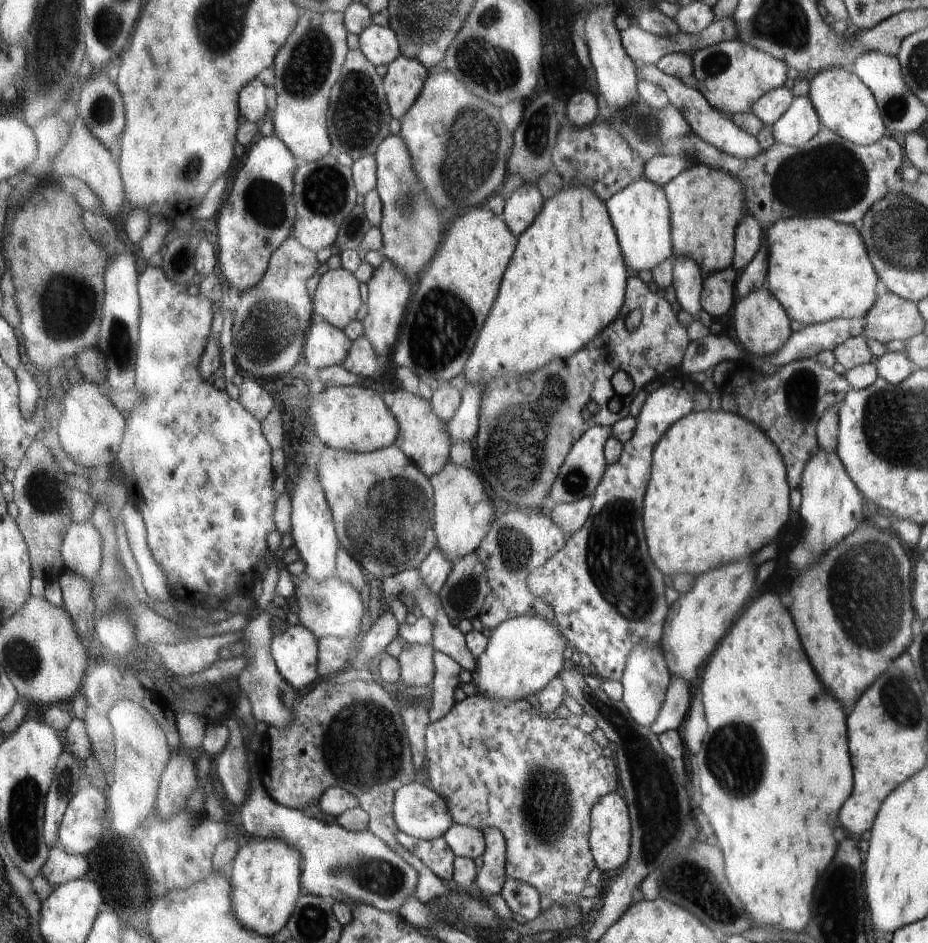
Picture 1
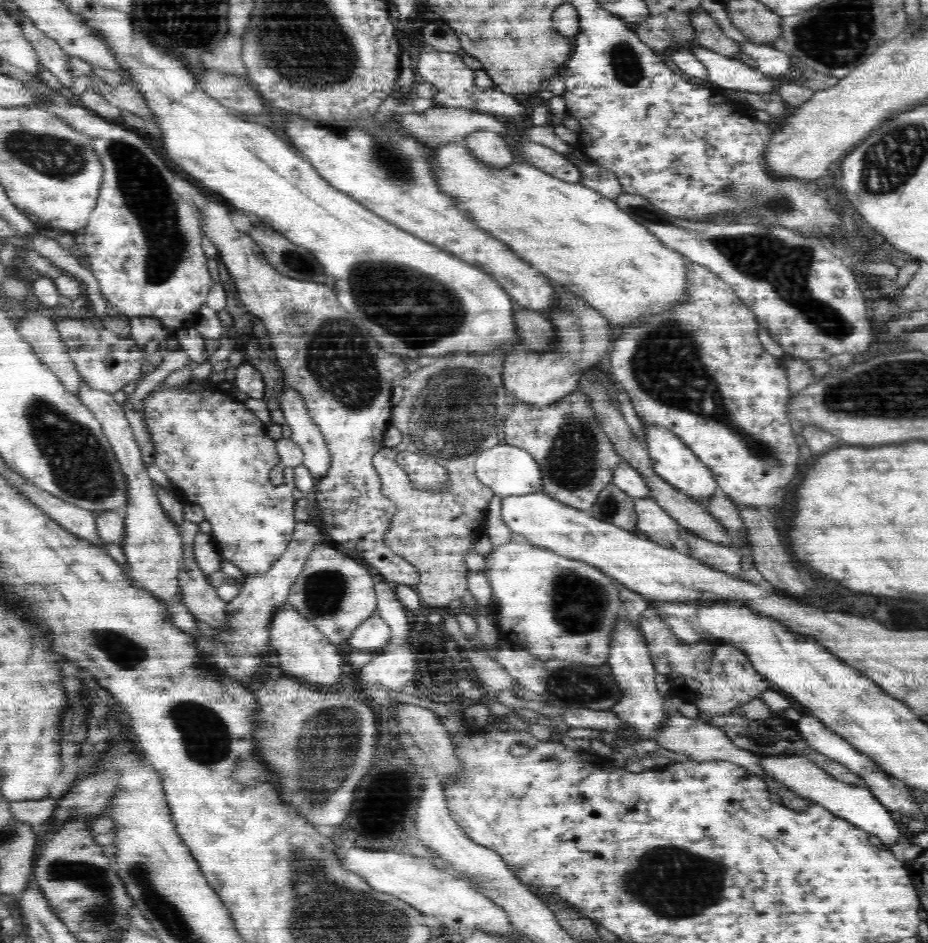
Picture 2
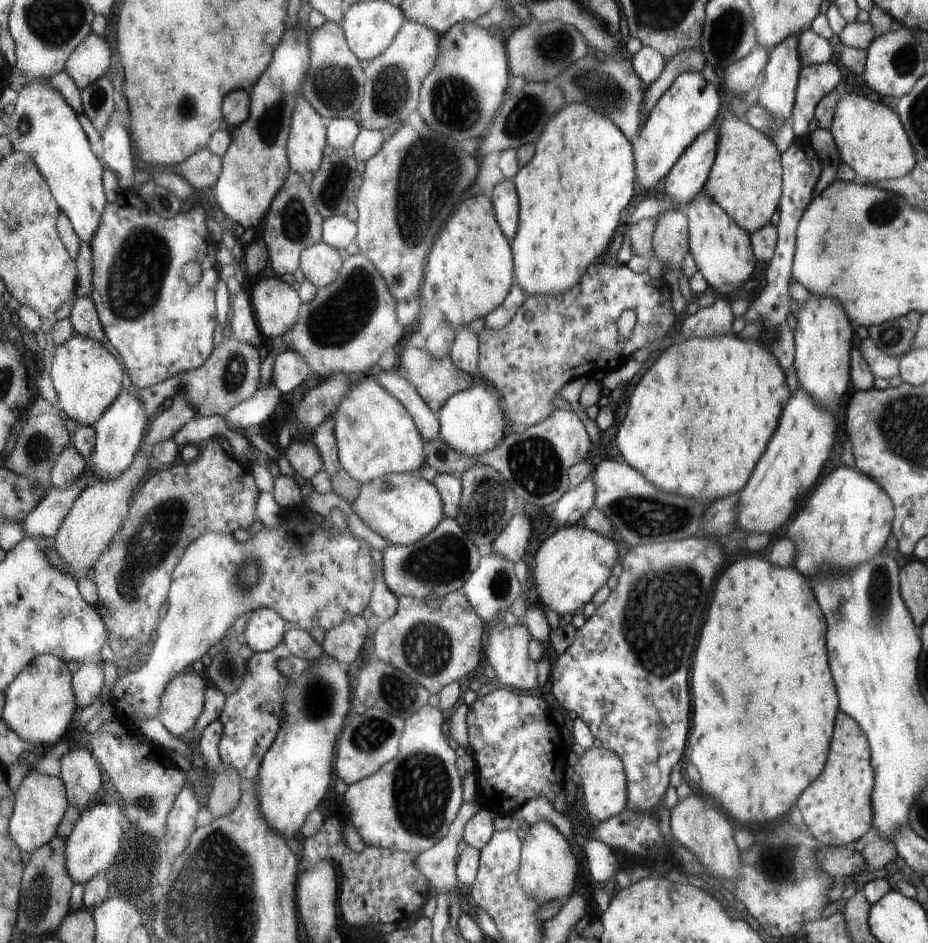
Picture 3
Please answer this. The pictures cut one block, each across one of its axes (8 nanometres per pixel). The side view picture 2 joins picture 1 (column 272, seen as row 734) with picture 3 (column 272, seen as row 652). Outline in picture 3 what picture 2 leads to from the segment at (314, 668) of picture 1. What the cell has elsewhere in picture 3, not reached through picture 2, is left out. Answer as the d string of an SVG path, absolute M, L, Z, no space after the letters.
M262 607L254 610L245 629L245 642L254 653L275 649L285 638L284 618L275 610Z

